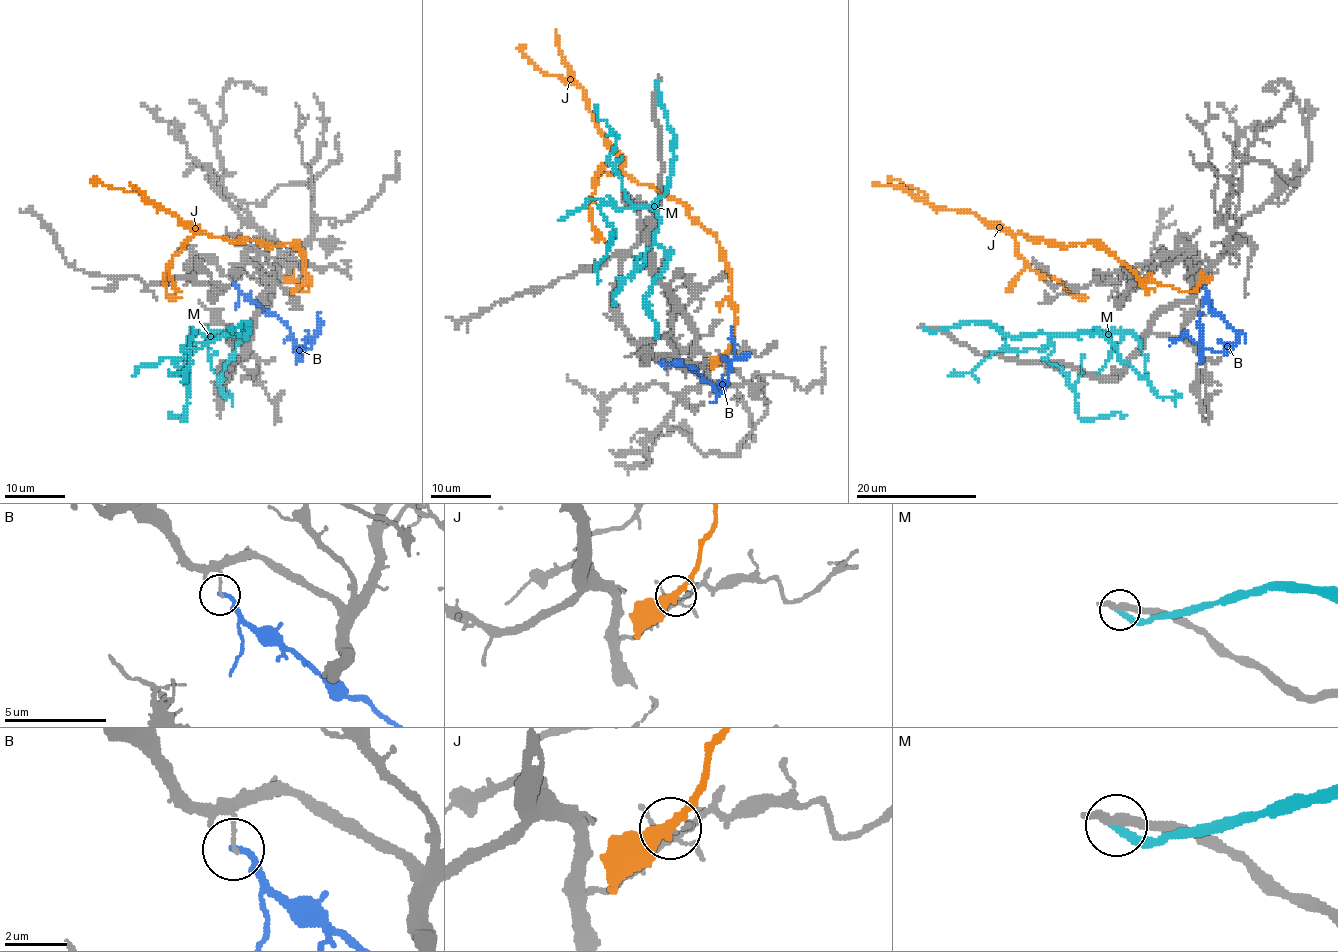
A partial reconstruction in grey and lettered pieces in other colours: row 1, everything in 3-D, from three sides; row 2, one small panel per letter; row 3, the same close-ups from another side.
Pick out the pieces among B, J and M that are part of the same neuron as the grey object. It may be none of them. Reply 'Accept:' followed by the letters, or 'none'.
Accept: none

